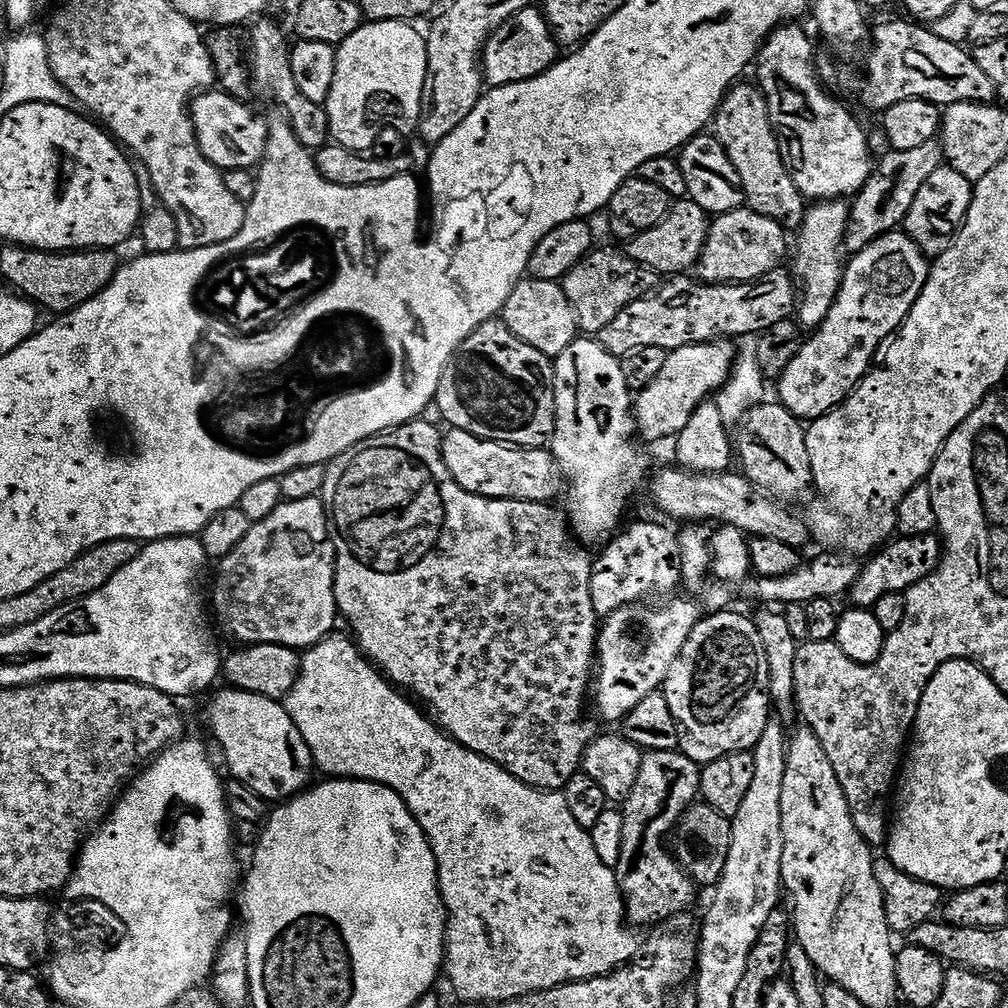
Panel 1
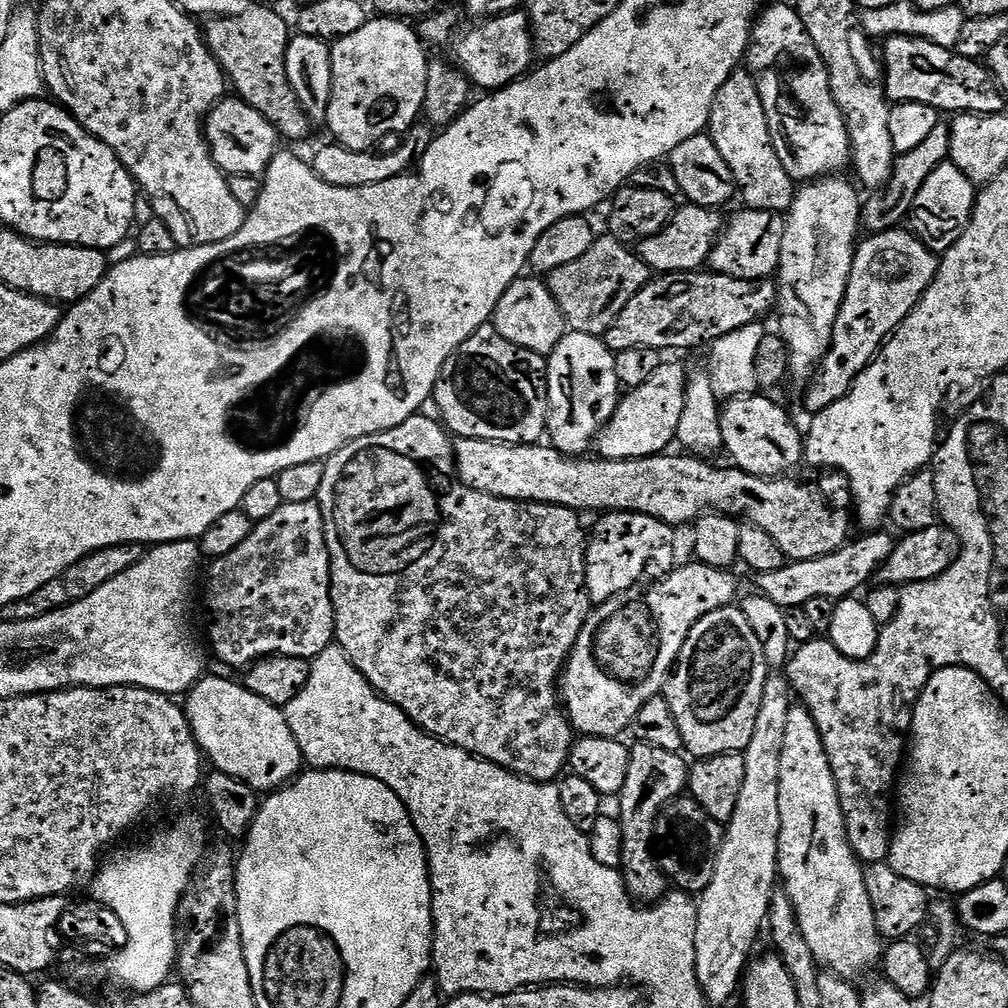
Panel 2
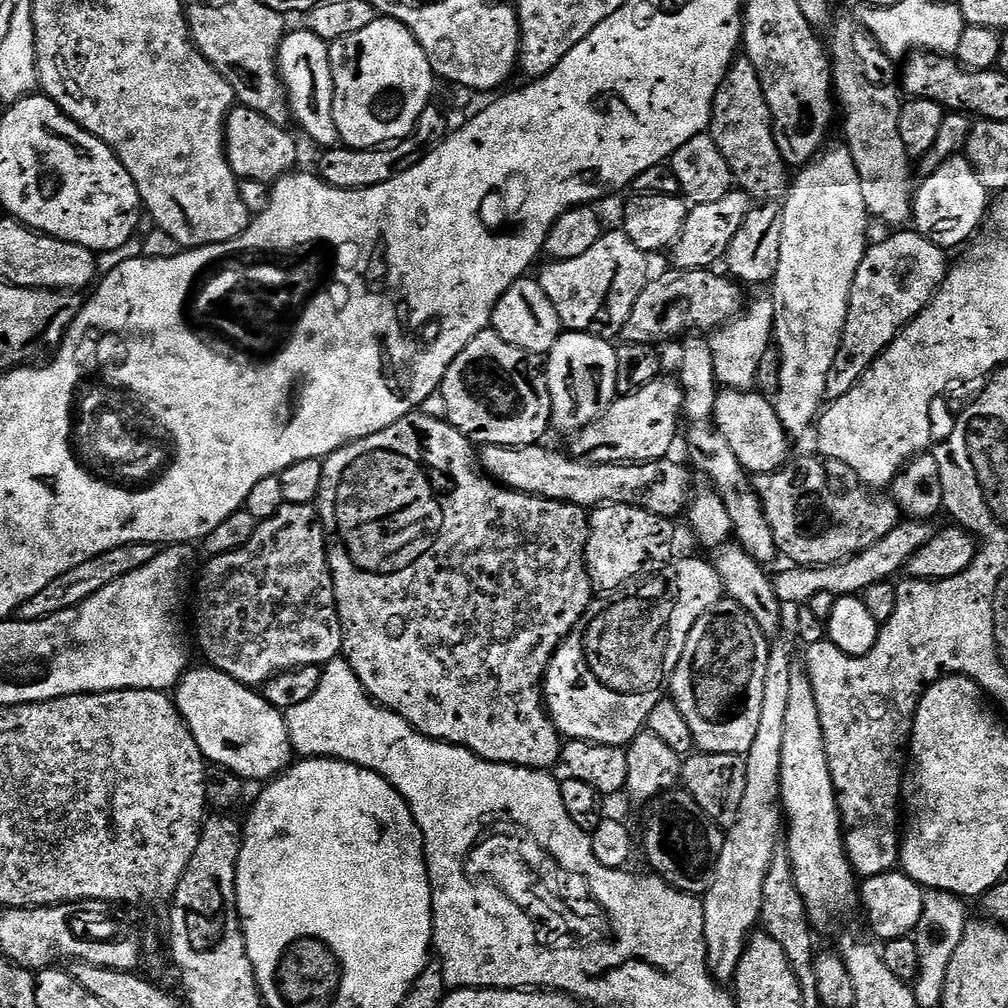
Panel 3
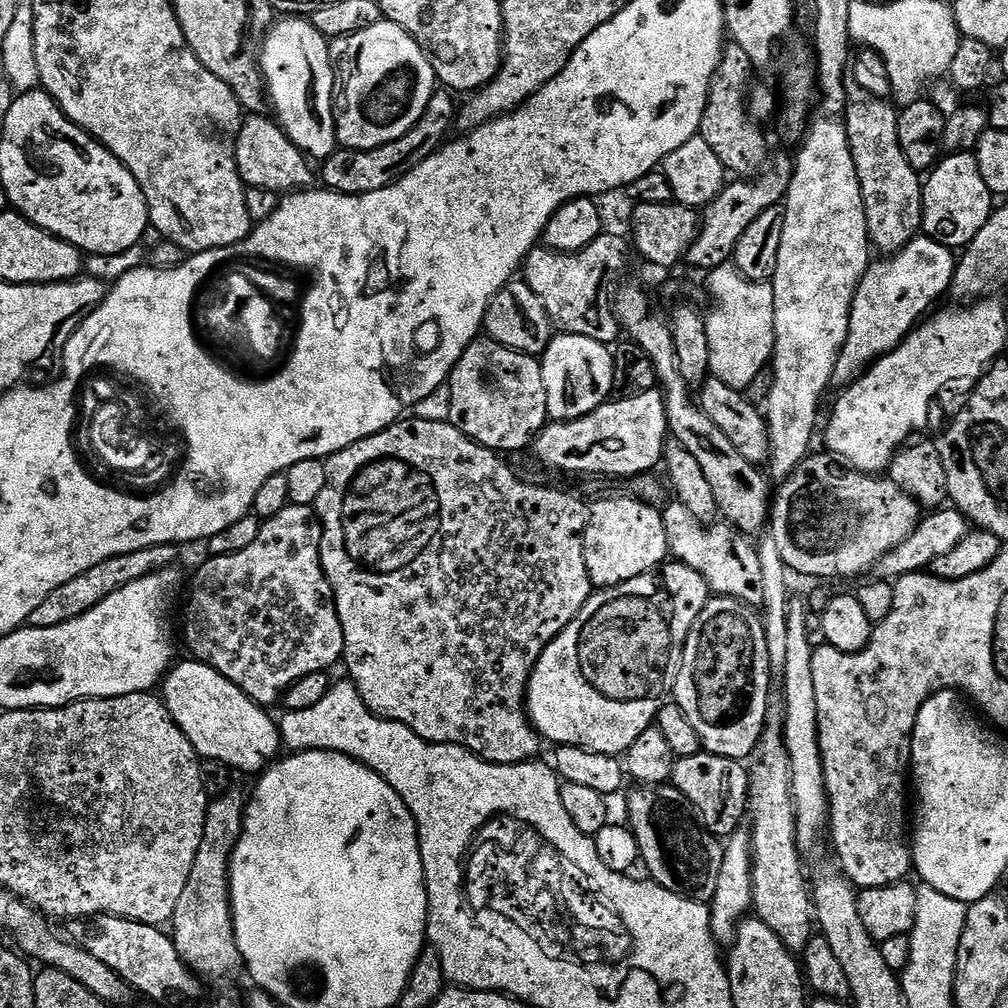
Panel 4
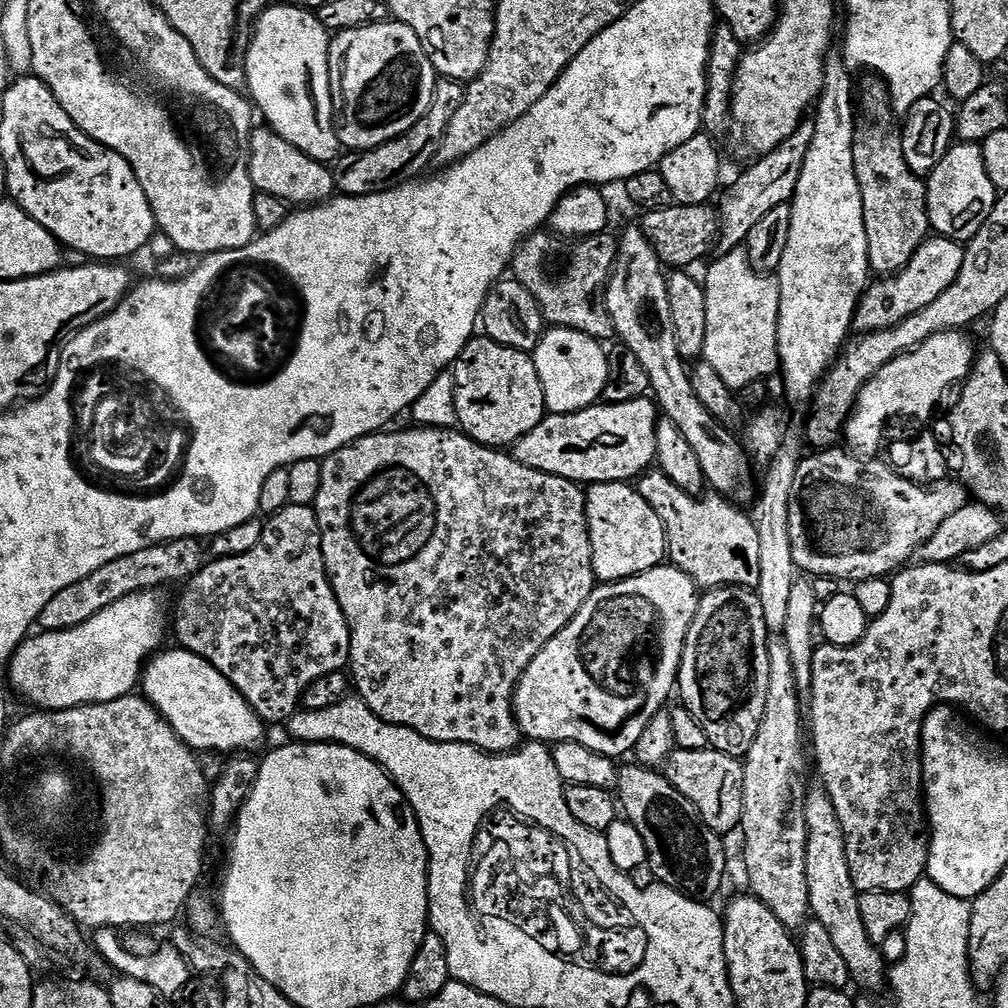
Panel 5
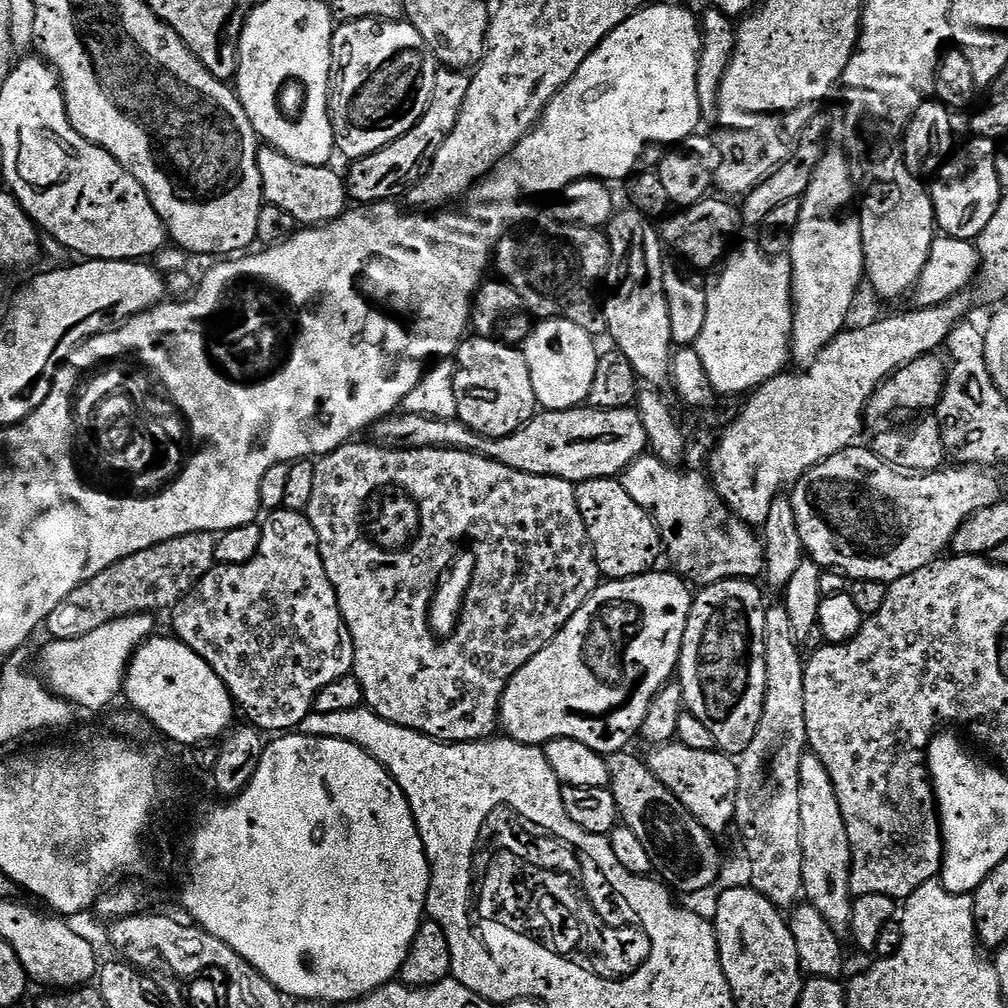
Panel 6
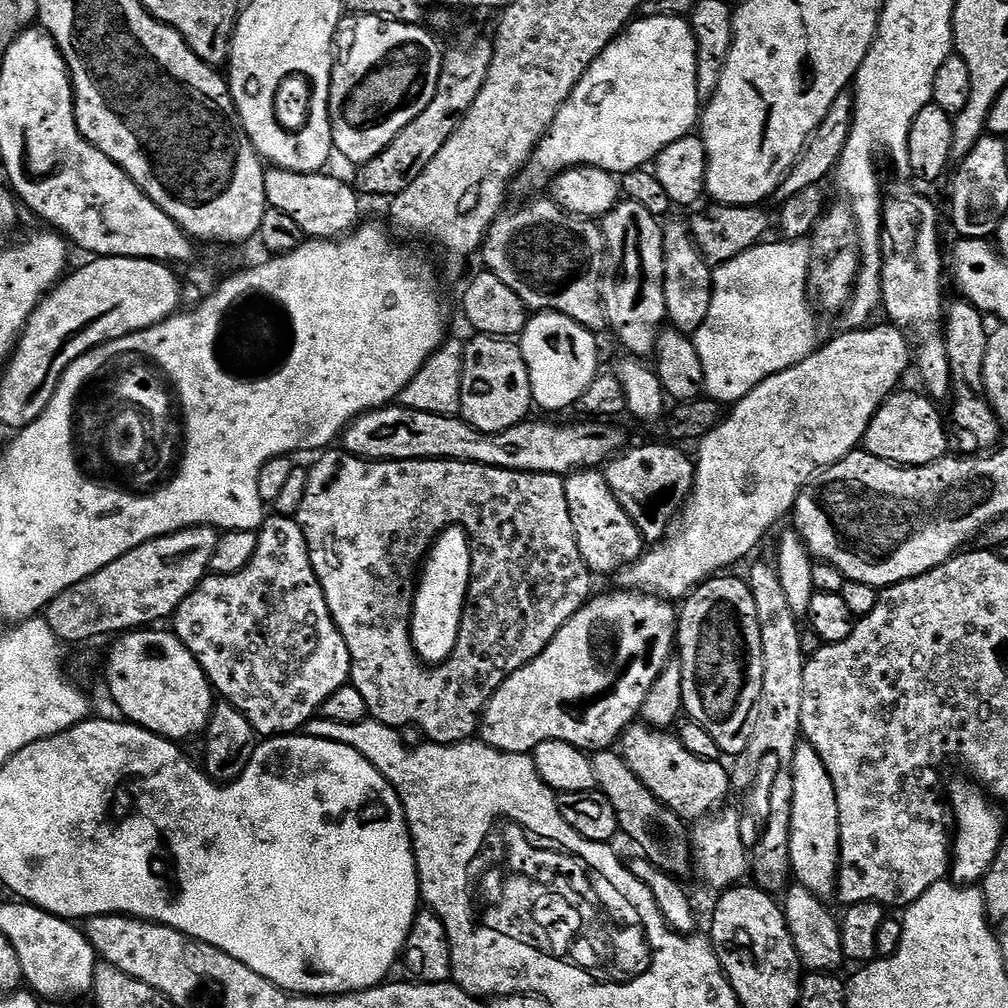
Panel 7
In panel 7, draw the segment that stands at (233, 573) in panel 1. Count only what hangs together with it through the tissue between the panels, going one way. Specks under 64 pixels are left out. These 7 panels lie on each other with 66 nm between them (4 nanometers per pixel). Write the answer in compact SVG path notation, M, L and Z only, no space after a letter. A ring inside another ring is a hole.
M269 515L258 529L258 550L254 550L254 558L250 558L248 565L238 574L230 574L229 576L209 574L205 576L200 581L200 585L180 603L180 608L176 611L174 617L174 623L176 623L174 635L186 645L190 654L194 654L194 658L200 663L202 670L208 676L208 683L219 695L220 692L224 695L221 697L227 703L233 704L239 712L244 713L244 717L250 722L250 726L264 738L299 733L308 721L319 713L322 702L326 702L326 698L330 698L330 694L334 694L334 690L343 688L345 684L349 683L352 675L350 650L326 606L324 591L314 574L314 566L310 562L310 550L306 542L306 534L300 528L299 522L291 516Z

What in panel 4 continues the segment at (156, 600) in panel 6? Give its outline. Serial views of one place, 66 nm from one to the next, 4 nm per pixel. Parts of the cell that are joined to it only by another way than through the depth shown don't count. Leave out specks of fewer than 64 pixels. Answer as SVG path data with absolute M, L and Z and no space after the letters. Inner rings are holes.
M156 544L153 548L134 550L130 554L122 554L106 562L98 562L98 566L90 566L90 570L78 574L78 578L70 578L66 586L58 586L58 590L50 590L50 594L46 594L46 598L42 598L42 602L34 606L34 614L28 616L28 624L33 628L49 628L58 626L62 622L70 622L86 614L86 610L98 606L98 602L105 600L120 587L134 582L135 579L145 578L146 575L160 568L175 565L176 552L177 549L173 545Z

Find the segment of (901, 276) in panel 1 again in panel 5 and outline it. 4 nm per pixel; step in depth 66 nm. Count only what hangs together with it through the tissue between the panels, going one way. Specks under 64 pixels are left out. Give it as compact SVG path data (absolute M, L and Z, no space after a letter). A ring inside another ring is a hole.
M933 235L925 240L901 272L877 279L864 289L860 305L856 307L855 331L860 334L881 332L930 306L930 302L934 302L934 298L938 298L958 278L964 254L965 249L957 241L947 240L945 236Z

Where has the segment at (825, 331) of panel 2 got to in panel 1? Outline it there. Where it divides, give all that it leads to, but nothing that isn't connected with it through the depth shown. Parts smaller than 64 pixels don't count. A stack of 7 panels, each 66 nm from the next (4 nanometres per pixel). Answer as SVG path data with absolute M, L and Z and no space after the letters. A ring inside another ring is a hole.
M830 200L816 202L804 213L804 222L798 229L798 235L794 240L794 256L796 252L795 279L798 288L804 291L804 297L799 297L800 316L798 323L801 329L815 330L830 314L830 306L840 289L840 277L842 275L842 249L844 247L844 235L848 225L849 205L844 200Z

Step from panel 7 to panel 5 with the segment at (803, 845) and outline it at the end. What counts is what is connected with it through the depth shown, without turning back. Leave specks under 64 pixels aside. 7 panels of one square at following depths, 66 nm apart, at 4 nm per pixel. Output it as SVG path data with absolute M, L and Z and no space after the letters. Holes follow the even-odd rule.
M816 782L804 793L804 817L808 841L806 842L806 882L810 886L811 915L830 933L834 947L842 954L846 970L852 975L851 983L865 988L865 993L876 994L886 984L886 965L879 947L870 942L866 926L862 923L862 912L858 910L860 897L857 893L850 866L846 858L846 842L842 834L842 824L838 822L838 812L824 785Z

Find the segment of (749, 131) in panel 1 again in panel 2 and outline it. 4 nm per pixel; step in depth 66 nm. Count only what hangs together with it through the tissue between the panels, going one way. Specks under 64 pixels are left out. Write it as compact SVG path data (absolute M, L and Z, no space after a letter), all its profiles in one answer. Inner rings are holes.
M737 70L722 82L722 90L718 90L714 98L706 132L714 146L718 146L718 154L726 158L726 166L730 166L730 174L734 174L739 199L744 199L748 208L781 214L791 209L798 184L786 174L786 166L782 166L782 158L778 158L778 150L774 150L770 126L766 122L766 106L762 106L762 94L758 94L751 72Z

